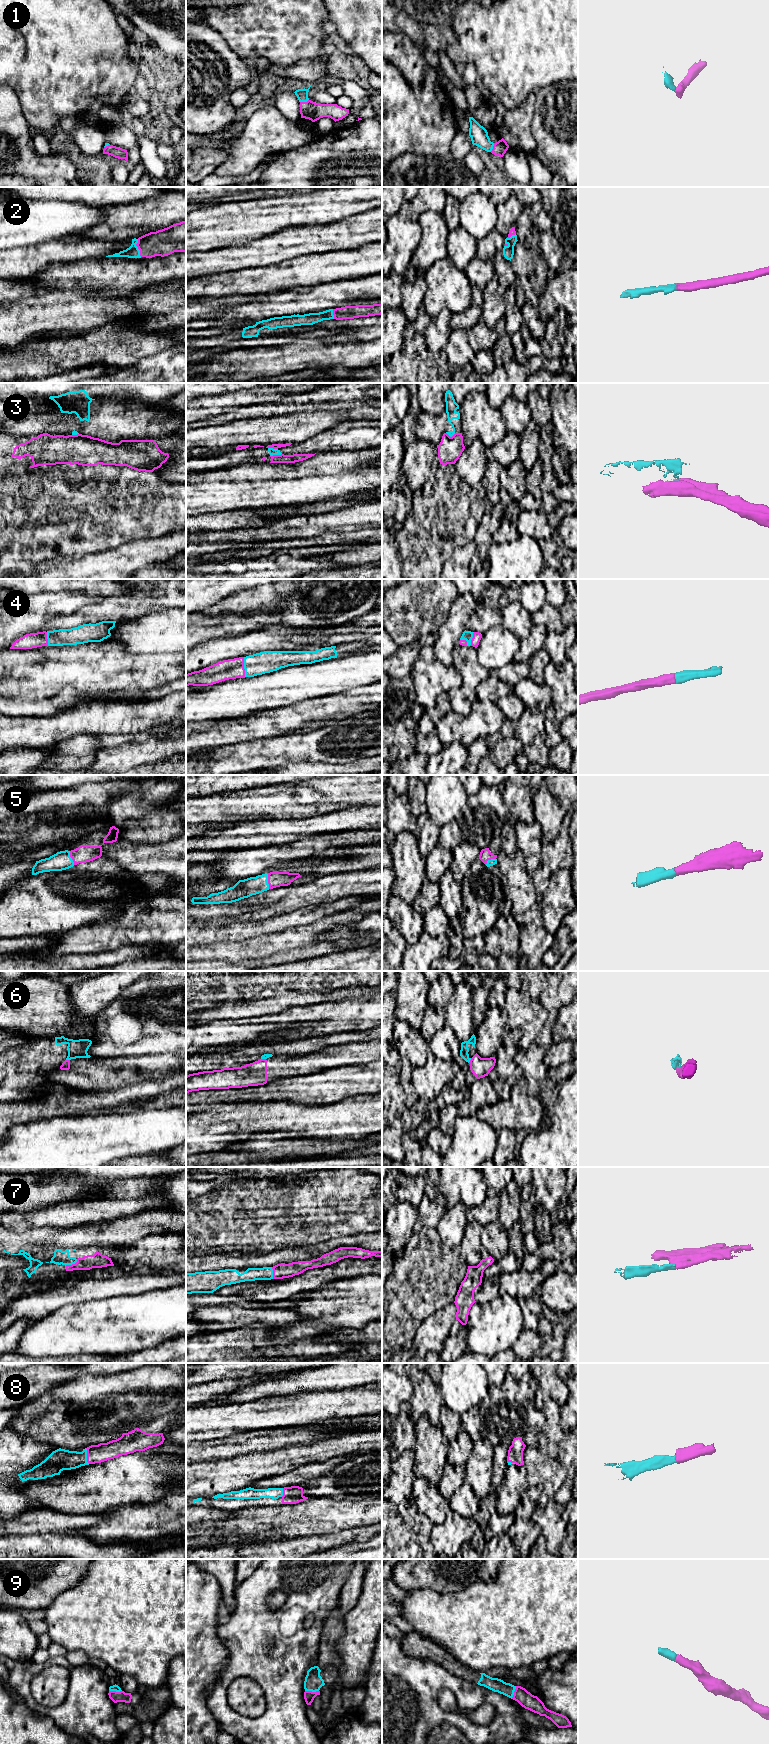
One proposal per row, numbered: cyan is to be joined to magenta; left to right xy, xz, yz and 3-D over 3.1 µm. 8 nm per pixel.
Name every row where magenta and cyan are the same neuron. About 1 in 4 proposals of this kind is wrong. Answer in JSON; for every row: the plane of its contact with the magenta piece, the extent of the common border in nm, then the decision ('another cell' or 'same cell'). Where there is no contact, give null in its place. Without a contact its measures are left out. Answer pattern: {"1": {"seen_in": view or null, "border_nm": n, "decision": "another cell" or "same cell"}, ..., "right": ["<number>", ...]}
{"1": {"seen_in": "xz", "border_nm": 80, "decision": "same cell"}, "2": {"seen_in": "xy", "border_nm": 150, "decision": "same cell"}, "3": {"seen_in": "xz", "border_nm": 100, "decision": "another cell"}, "4": {"seen_in": "xz", "border_nm": 160, "decision": "same cell"}, "5": {"seen_in": "xz", "border_nm": 130, "decision": "same cell"}, "6": {"seen_in": "yz", "border_nm": 50, "decision": "another cell"}, "7": {"seen_in": "xy", "border_nm": 110, "decision": "same cell"}, "8": {"seen_in": "xy", "border_nm": 130, "decision": "same cell"}, "9": {"seen_in": "xz", "border_nm": 110, "decision": "same cell"}, "right": ["1", "2", "4", "5", "7", "8", "9"]}

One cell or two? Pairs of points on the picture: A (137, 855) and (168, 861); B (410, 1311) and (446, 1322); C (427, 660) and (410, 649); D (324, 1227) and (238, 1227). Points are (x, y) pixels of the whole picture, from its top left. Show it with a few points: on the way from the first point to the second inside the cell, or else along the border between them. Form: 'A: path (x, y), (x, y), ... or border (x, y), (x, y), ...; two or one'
A: path (145, 858), (160, 858); one
B: border (448, 1304), (429, 1315), (419, 1326), (414, 1336); two
C: border (422, 647), (414, 662), (413, 670), (409, 675); two
D: path (303, 1224), (259, 1224); one

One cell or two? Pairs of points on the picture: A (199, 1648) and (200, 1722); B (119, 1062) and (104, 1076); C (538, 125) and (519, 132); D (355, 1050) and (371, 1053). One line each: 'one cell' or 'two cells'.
A: one cell
B: one cell
C: two cells
D: one cell

